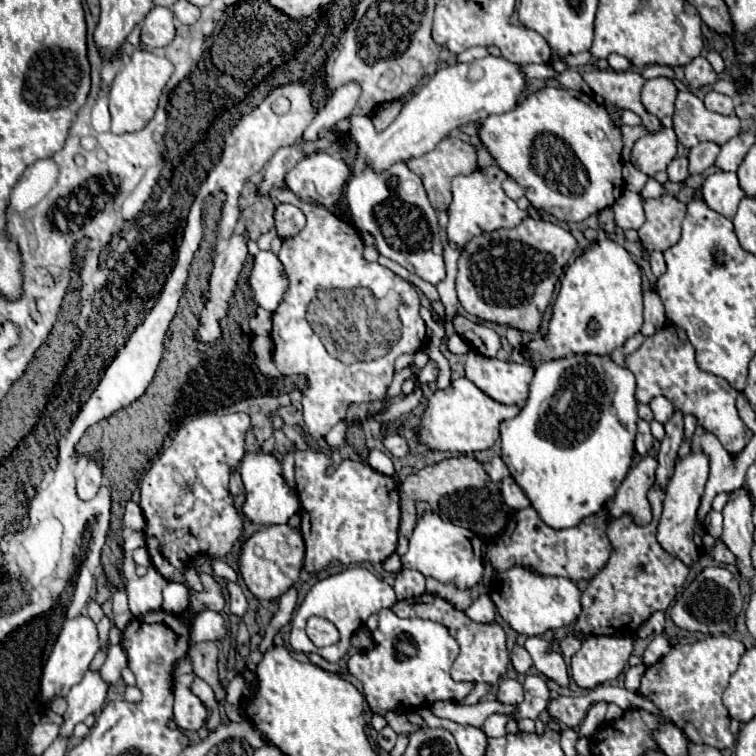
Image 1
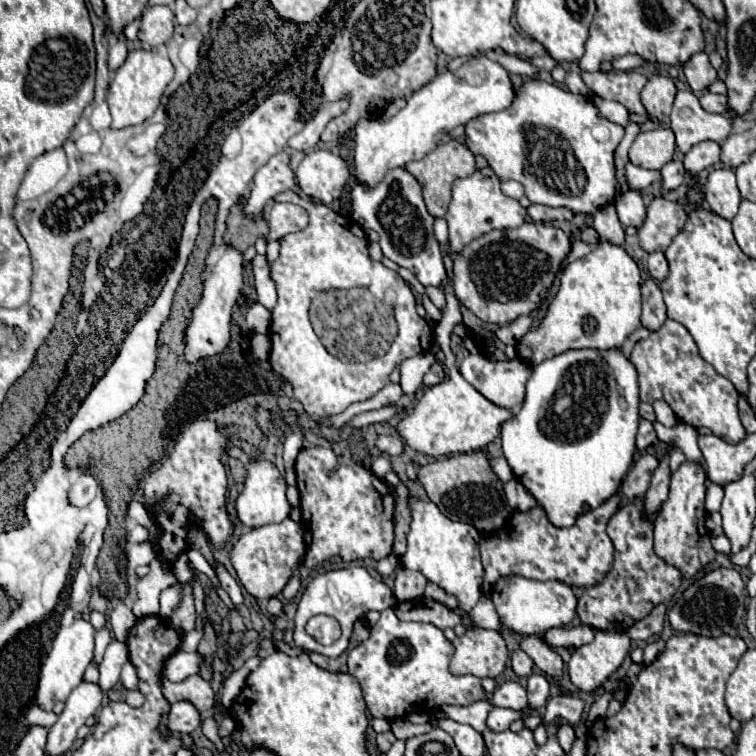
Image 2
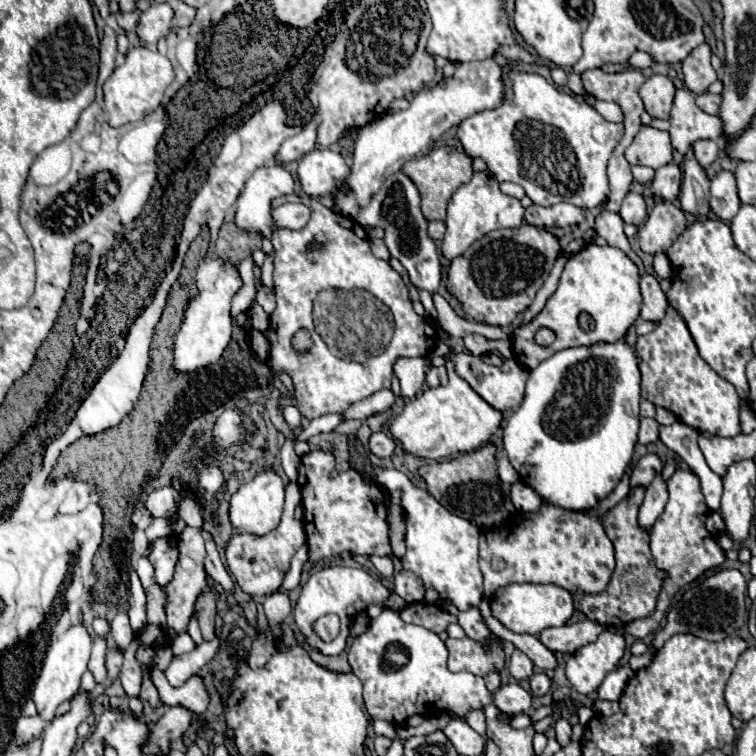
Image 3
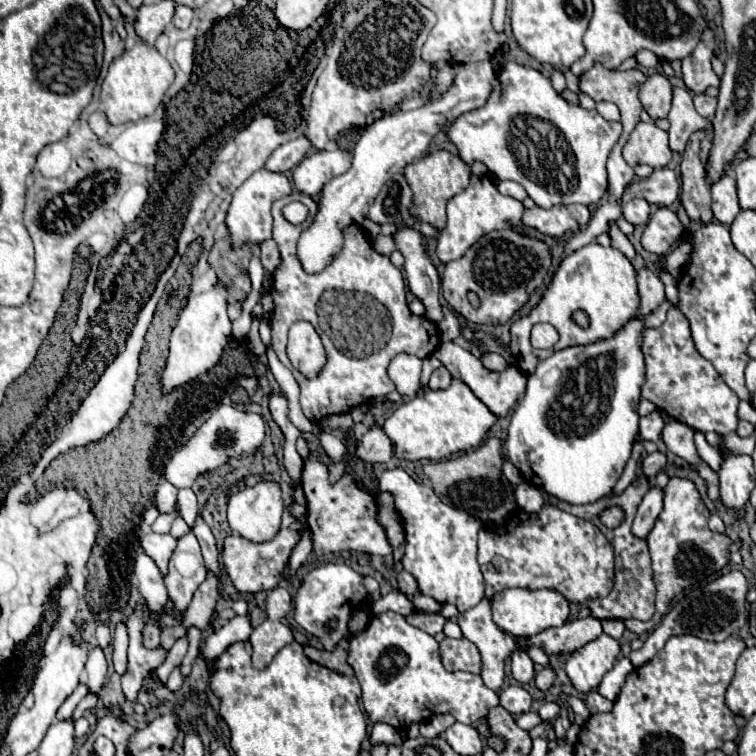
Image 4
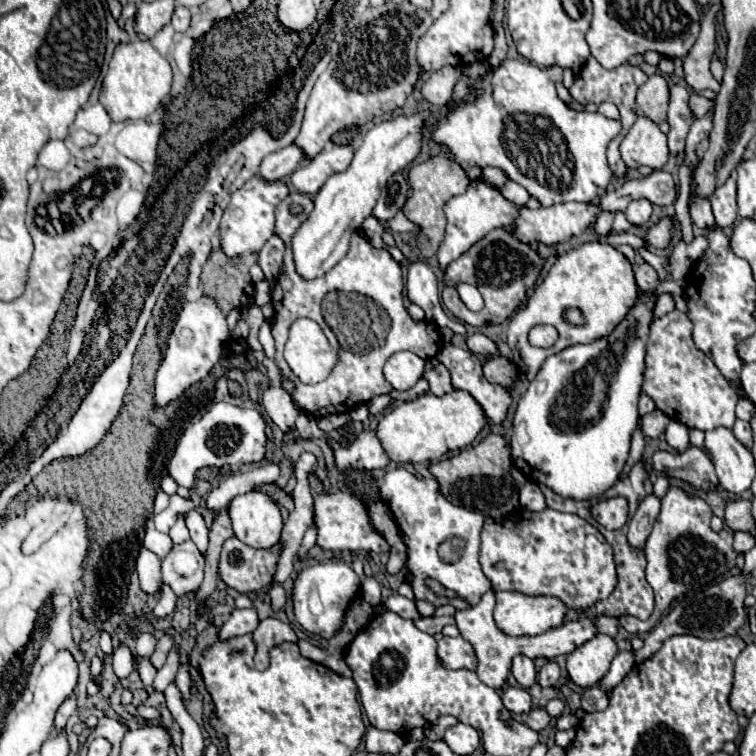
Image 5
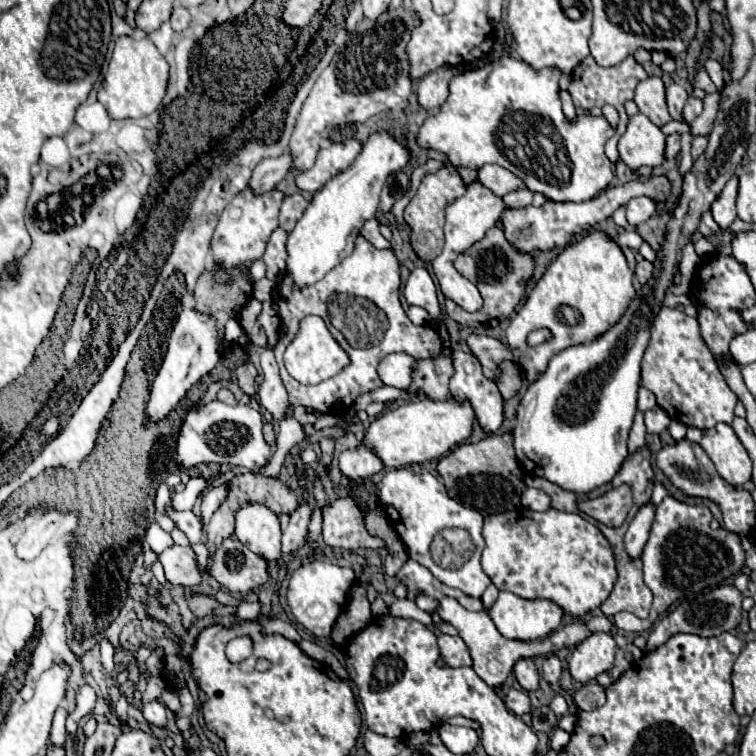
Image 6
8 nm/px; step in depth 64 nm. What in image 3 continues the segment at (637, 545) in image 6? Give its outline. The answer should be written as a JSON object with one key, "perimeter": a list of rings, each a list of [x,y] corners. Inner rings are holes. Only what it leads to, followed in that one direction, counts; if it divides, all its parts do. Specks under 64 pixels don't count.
{"perimeter":[[[658,474],[656,480],[648,486],[644,502],[640,506],[638,512],[638,524],[644,530],[650,530],[652,524],[656,522],[656,518],[660,516],[660,512],[664,510],[664,504],[668,502],[668,490],[666,490],[666,482],[662,480],[662,476]]]}

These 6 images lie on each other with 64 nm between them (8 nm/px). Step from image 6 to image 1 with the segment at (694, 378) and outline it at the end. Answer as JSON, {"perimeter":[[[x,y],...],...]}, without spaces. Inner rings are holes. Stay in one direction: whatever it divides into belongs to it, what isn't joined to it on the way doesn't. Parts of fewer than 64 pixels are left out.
{"perimeter":[[[666,324],[656,334],[648,336],[642,346],[626,358],[626,366],[636,376],[636,400],[642,404],[648,404],[654,396],[666,396],[676,410],[680,410],[684,416],[692,414],[704,430],[712,432],[722,446],[738,454],[744,450],[748,440],[752,438],[752,432],[744,426],[736,412],[736,396],[738,392],[724,380],[710,372],[704,372],[694,356],[694,346],[690,344],[686,332],[676,324]]]}

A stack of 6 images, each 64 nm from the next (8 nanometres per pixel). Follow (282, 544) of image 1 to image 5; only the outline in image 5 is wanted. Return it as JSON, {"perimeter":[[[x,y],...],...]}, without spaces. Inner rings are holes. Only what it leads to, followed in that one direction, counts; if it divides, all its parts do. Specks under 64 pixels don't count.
{"perimeter":[[[232,536],[222,546],[218,576],[228,588],[238,590],[240,594],[258,592],[274,582],[278,556],[280,546],[270,550],[256,550],[248,548],[248,544]]]}

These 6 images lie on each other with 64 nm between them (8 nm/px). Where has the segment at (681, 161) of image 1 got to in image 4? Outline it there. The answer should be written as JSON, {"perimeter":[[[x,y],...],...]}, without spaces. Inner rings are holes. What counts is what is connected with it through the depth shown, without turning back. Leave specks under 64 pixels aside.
{"perimeter":[[[660,168],[660,170],[654,170],[652,176],[632,182],[624,190],[620,198],[620,206],[624,206],[632,198],[644,198],[646,202],[656,206],[672,206],[678,200],[678,194],[680,194],[680,182],[674,170]]]}

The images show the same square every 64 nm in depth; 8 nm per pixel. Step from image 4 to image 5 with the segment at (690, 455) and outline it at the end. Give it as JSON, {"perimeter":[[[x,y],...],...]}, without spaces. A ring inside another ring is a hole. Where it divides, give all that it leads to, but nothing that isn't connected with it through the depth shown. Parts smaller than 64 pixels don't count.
{"perimeter":[[[672,420],[666,428],[666,442],[676,450],[688,448],[688,428],[678,420]]]}

